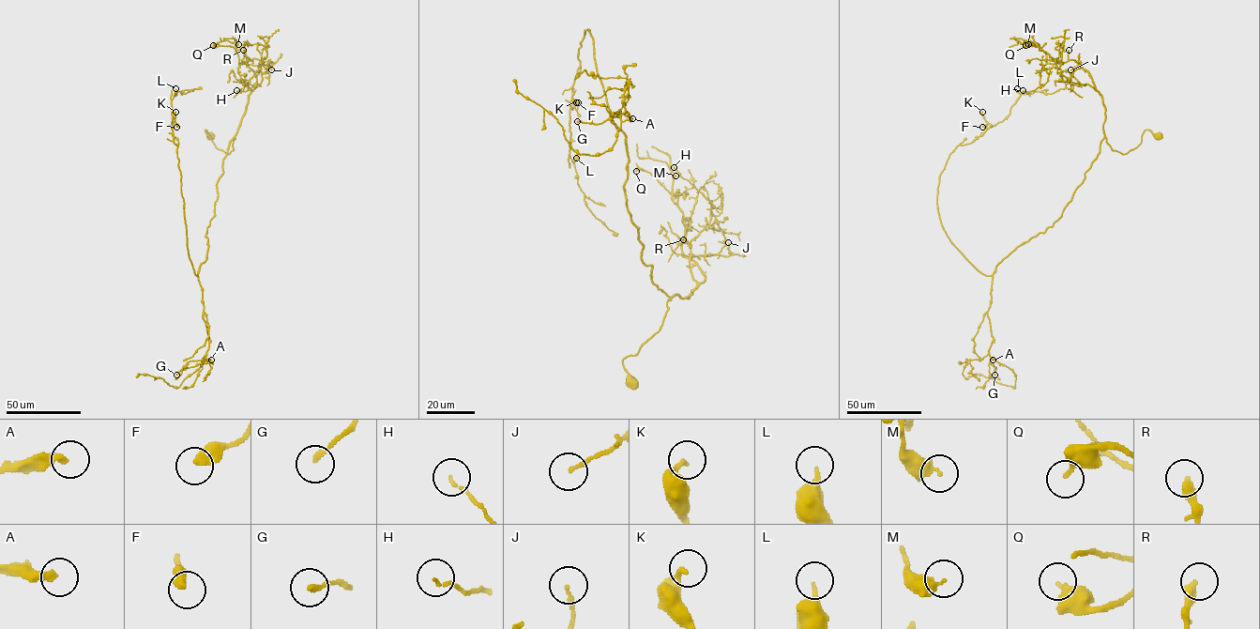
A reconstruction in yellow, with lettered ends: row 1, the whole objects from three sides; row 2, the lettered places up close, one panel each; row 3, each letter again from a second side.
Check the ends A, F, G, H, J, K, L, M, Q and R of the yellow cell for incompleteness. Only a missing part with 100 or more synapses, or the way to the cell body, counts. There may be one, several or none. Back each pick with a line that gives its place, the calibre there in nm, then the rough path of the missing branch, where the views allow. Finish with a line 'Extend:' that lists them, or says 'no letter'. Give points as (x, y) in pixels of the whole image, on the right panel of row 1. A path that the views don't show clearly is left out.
Extend: no letter

